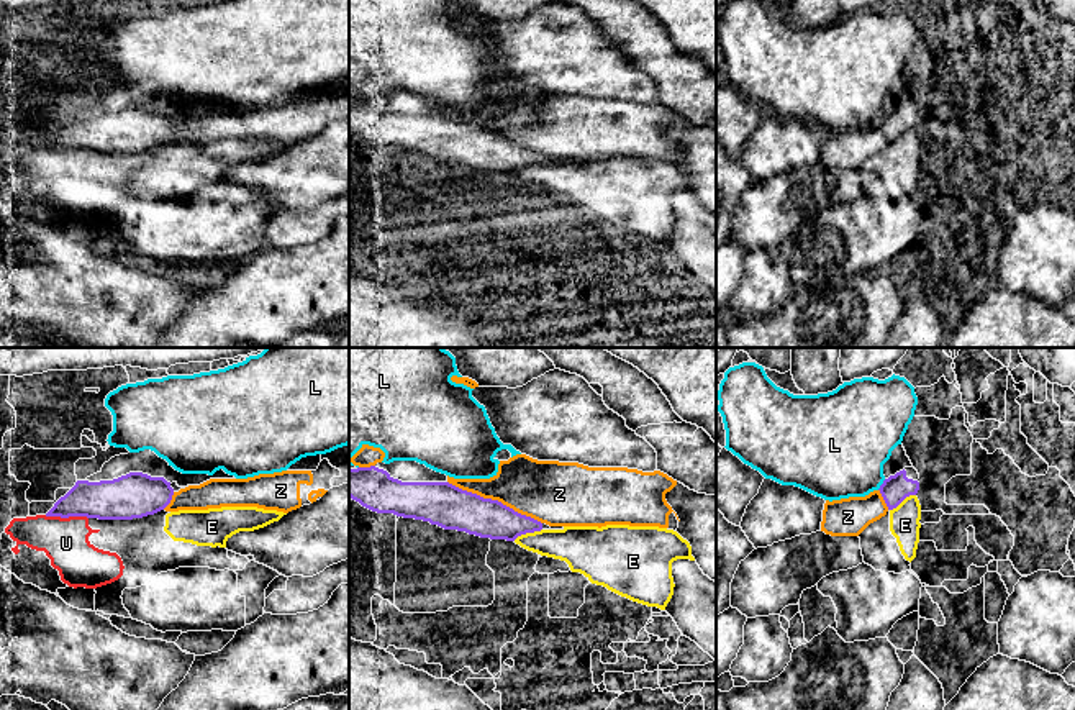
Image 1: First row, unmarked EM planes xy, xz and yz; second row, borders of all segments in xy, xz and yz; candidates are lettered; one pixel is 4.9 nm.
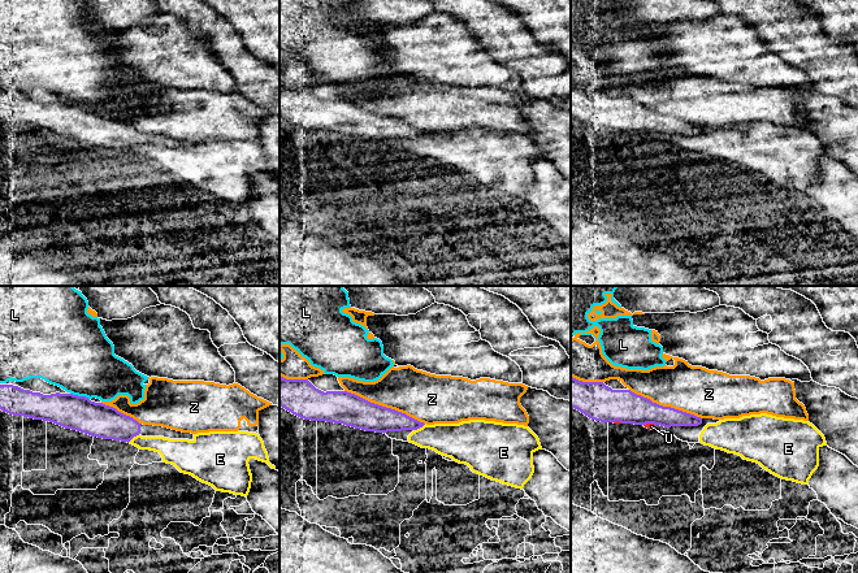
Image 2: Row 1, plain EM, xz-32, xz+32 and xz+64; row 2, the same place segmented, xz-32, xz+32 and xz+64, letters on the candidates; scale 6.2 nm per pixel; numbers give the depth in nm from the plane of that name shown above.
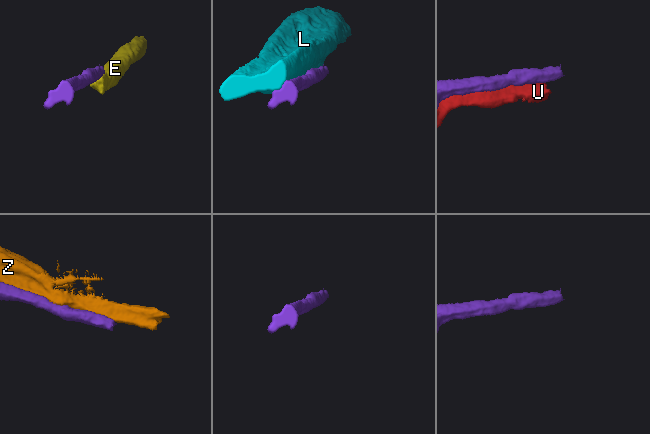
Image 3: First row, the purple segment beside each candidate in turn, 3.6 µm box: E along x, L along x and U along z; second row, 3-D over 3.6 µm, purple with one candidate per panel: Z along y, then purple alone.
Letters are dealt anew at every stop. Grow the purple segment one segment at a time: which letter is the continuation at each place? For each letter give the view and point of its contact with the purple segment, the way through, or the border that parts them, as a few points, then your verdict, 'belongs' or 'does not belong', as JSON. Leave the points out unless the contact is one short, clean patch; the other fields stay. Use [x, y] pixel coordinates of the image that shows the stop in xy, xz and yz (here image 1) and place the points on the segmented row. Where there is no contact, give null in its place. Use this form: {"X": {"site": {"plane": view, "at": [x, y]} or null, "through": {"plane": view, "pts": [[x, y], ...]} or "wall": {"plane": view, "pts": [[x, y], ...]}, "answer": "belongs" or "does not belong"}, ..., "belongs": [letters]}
{"E": {"site": {"plane": "xz", "at": [526, 532]}, "wall": {"plane": "xz", "pts": [[541, 528], [521, 533], [513, 540]]}, "answer": "does not belong"}, "L": {"site": {"plane": "yz", "at": [882, 484]}, "answer": "does not belong"}, "U": {"site": {"plane": "xy", "at": [66, 517]}, "answer": "does not belong"}, "Z": {"site": {"plane": "xz", "at": [495, 500]}, "answer": "does not belong"}, "belongs": []}

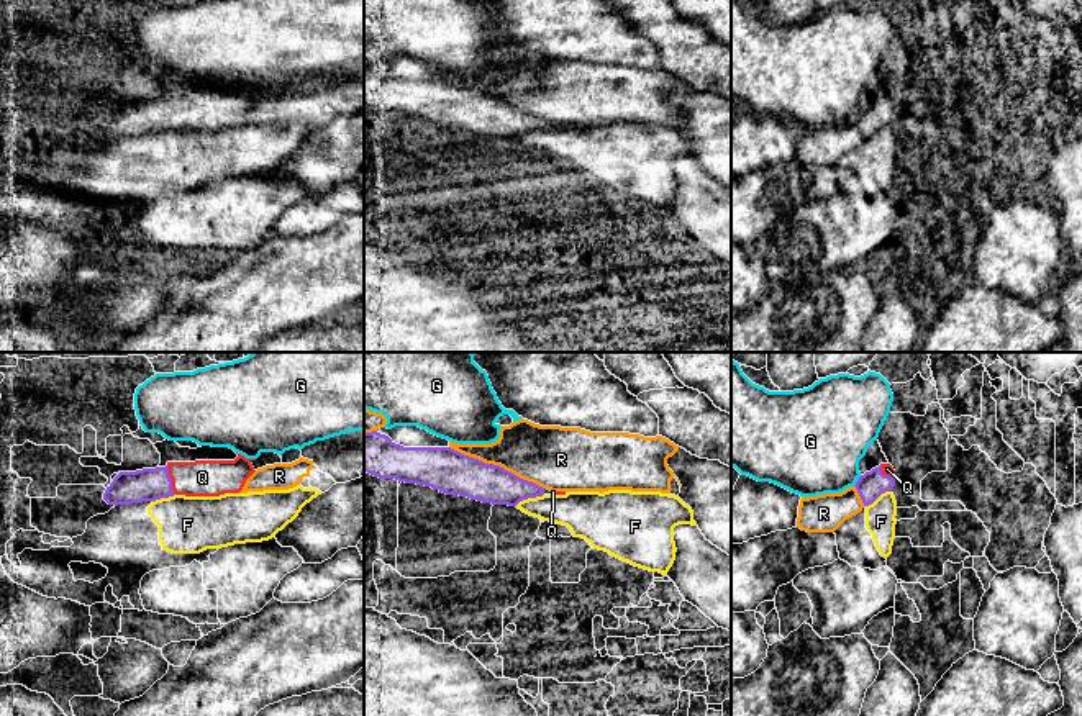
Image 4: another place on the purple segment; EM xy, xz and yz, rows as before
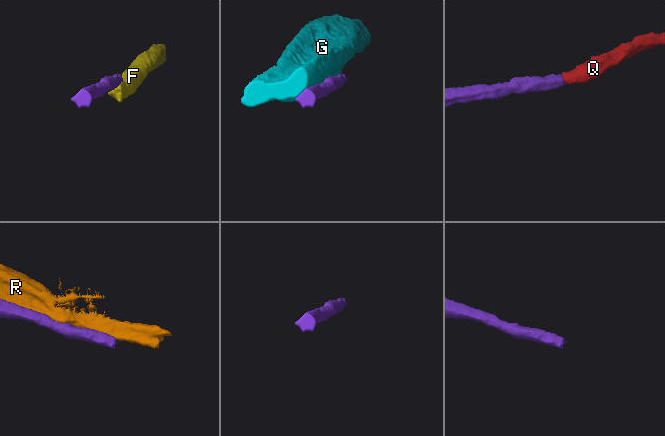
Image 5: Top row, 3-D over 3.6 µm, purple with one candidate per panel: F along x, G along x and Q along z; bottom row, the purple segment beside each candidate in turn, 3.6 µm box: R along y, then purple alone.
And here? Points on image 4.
{"F": {"site": {"plane": "xz", "at": [528, 497]}, "wall": {"plane": "xz", "pts": [[543, 493], [523, 498], [515, 505]]}, "answer": "does not belong"}, "G": {"site": {"plane": "yz", "at": [858, 480]}, "answer": "does not belong"}, "Q": {"site": {"plane": "xy", "at": [171, 480]}, "through": {"plane": "xy", "pts": [[150, 484], [171, 480], [202, 477]]}, "answer": "belongs"}, "R": {"site": {"plane": "xz", "at": [497, 466]}, "answer": "does not belong"}, "belongs": ["Q"]}

